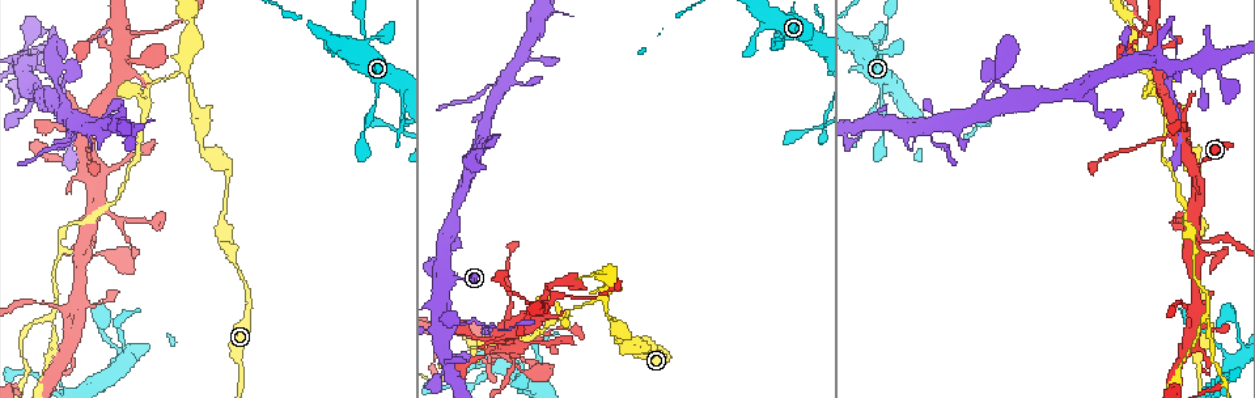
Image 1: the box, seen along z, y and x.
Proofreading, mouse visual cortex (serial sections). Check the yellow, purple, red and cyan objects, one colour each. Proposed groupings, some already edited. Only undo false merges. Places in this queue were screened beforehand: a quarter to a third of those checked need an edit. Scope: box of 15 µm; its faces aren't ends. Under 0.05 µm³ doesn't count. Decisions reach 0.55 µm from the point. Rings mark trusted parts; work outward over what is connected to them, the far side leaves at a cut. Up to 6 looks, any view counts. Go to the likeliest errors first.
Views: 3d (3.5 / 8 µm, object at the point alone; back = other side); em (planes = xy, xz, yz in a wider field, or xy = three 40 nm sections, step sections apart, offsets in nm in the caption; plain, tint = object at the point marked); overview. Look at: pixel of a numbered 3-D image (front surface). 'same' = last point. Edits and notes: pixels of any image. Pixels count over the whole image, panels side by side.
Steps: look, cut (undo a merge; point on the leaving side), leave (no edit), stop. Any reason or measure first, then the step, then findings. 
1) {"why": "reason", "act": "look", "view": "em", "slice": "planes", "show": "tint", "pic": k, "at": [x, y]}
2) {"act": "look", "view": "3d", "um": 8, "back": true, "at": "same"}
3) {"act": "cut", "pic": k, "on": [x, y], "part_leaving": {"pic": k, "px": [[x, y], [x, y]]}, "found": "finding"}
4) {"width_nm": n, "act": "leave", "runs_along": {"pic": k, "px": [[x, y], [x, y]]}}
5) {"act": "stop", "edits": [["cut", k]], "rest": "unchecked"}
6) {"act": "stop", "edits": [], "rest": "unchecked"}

{"why": "three arms meet", "act": "look", "view": "3d", "um": 8, "pic": 1, "at": [604, 302]}

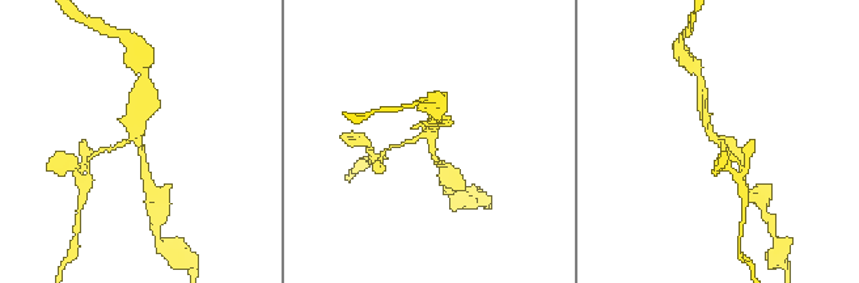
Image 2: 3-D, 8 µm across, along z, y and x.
{"why": "zoom in", "act": "look", "view": "3d", "um": 3.5, "pic": 2, "at": [429, 137]}

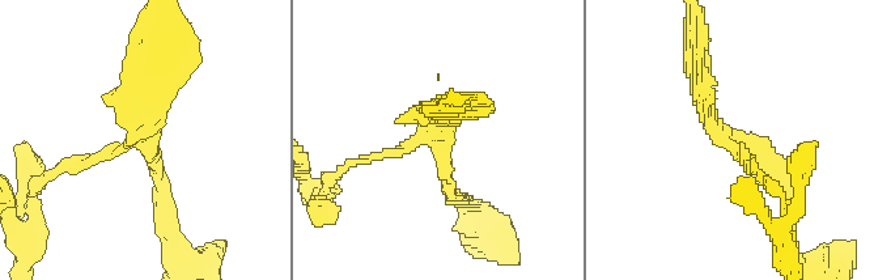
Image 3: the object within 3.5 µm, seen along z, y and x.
{"arms": 3, "arm_widths_nm": [150, 200, 300], "why": "now the EM", "act": "look", "view": "em", "slice": "xy", "step": 2, "show": "tint", "pic": 3, "at": [738, 140]}

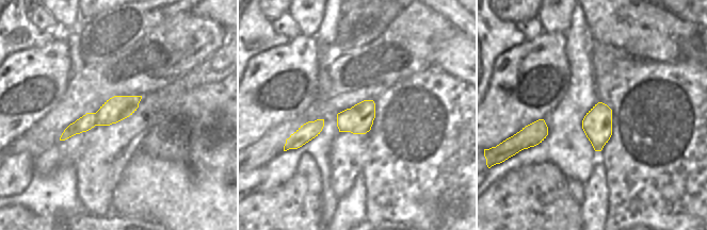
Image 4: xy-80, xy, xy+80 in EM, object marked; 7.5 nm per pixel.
{"act": "cut", "pic": 3, "on": [94, 160], "border": {"pic": 4, "px": [[96, 112], [98, 125]]}, "found": "two cells meet here"}

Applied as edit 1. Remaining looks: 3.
{"why": "see it whole again", "act": "look", "view": "overview"}

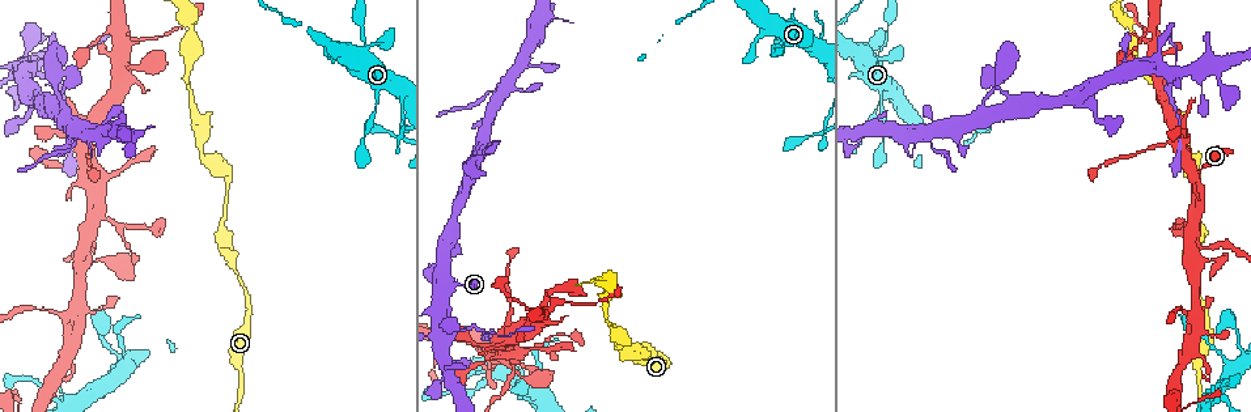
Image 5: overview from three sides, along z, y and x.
{"why": "narrows sharply", "act": "look", "view": "3d", "um": 8, "pic": 5, "at": [1118, 15]}

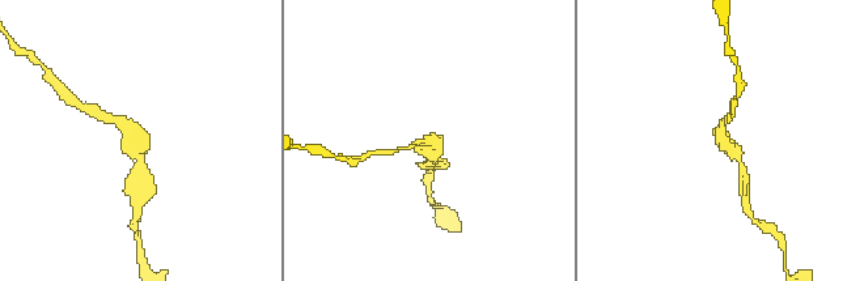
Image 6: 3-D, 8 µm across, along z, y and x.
{"act": "look", "view": "em", "slice": "planes", "show": "tint", "pic": 6, "at": [723, 141]}

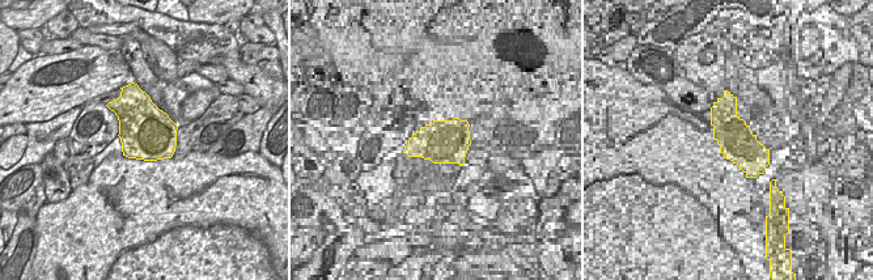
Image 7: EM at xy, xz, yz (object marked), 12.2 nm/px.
{"act": "leave", "runs_along": {"pic": 6, "px": [[138, 173], [136, 144], [106, 118]]}, "found": "one cell here"}

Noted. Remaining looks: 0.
{"act": "stop", "edits": [["cut", 3]], "rest": "unchecked"}

